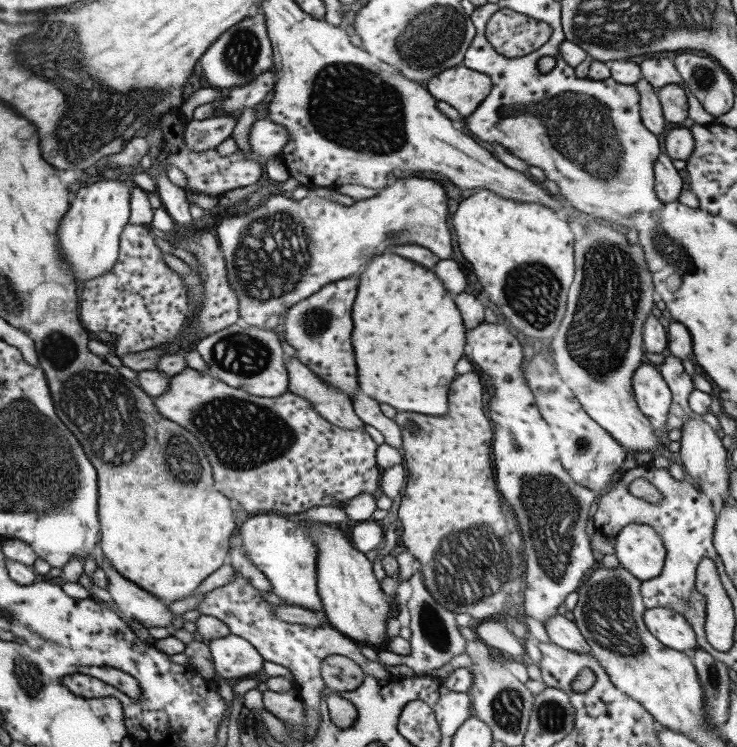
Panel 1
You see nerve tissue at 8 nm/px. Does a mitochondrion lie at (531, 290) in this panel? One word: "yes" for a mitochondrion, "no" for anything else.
yes

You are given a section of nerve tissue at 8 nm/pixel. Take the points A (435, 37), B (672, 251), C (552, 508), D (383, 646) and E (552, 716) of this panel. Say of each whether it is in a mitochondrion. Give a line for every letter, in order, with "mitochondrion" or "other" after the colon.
A: mitochondrion
B: mitochondrion
C: mitochondrion
D: other
E: mitochondrion

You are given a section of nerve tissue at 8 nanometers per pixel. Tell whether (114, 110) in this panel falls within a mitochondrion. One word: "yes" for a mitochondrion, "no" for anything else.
yes

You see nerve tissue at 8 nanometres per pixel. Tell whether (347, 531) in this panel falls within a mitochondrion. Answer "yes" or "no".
no

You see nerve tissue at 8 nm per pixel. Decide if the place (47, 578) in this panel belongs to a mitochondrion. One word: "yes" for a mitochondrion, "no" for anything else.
no

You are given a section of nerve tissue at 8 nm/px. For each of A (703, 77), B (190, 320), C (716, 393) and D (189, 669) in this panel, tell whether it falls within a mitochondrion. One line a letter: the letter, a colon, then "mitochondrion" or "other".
A: mitochondrion
B: other
C: other
D: other

